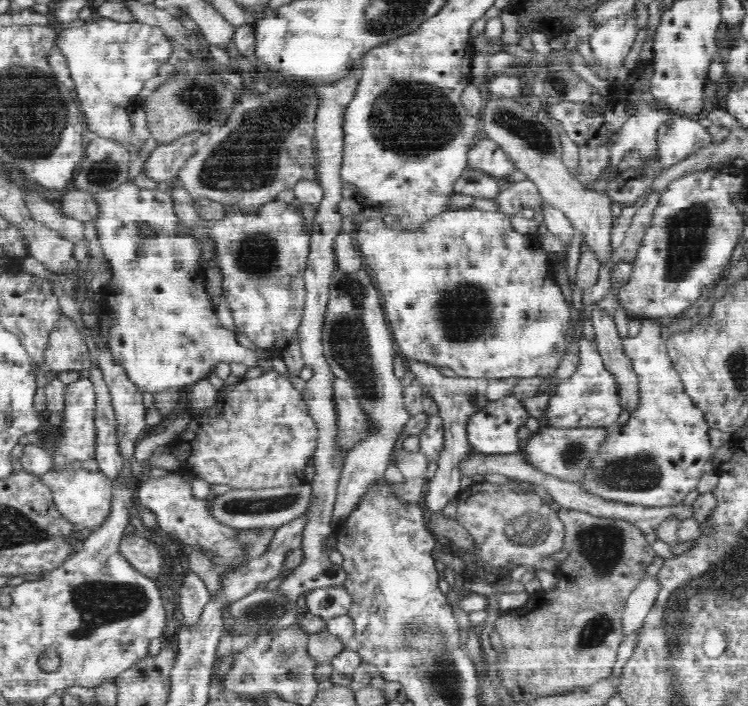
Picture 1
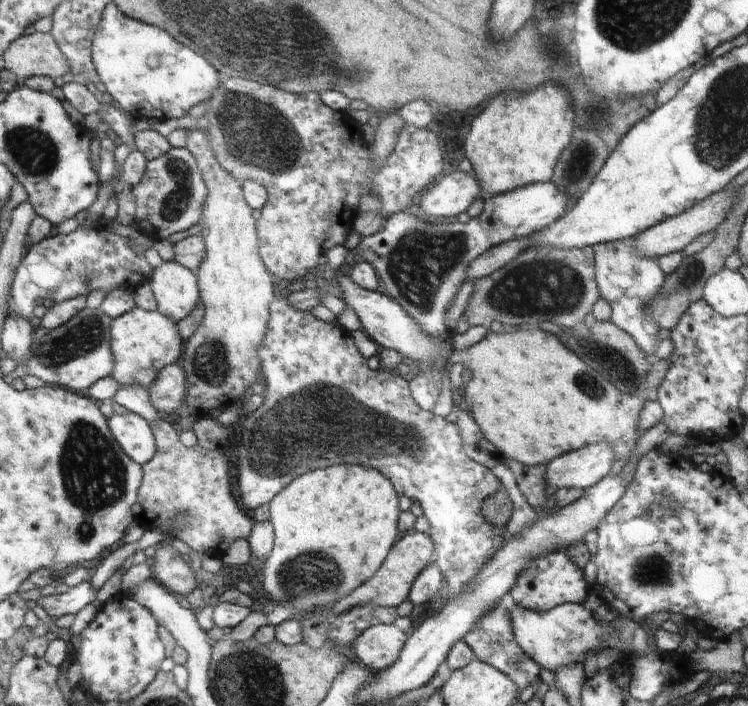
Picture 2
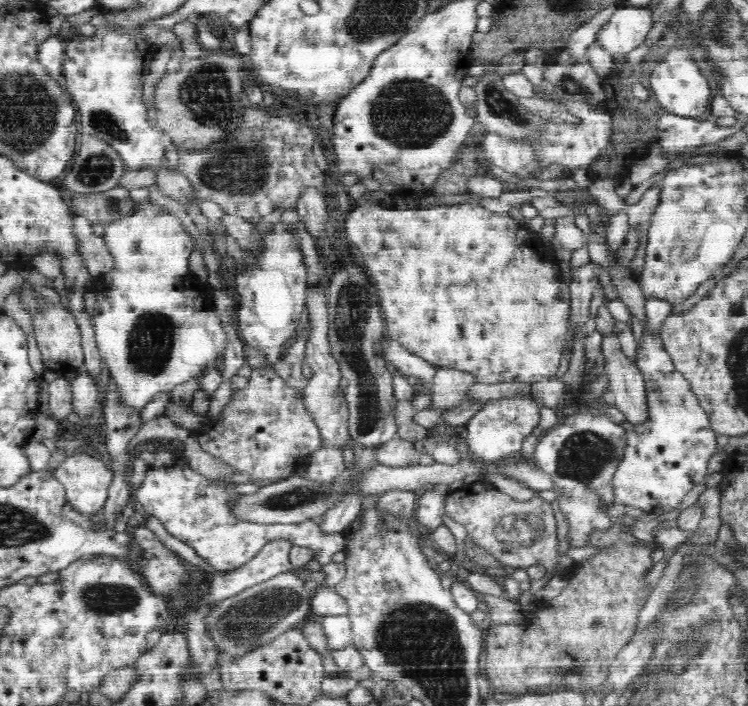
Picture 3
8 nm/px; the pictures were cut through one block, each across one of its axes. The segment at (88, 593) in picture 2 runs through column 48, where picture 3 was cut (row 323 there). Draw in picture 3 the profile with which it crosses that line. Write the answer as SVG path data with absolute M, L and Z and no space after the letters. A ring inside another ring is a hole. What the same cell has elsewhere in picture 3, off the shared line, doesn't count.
M603 303L597 309L595 317L596 330L602 331L602 352L605 357L605 371L608 376L609 395L612 398L612 404L627 416L627 421L634 426L643 425L650 420L648 392L646 389L644 374L632 364L623 354L619 347L619 339L614 332L616 321L612 318L607 306Z

